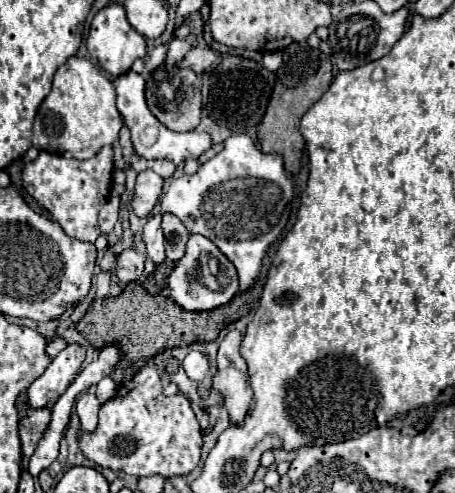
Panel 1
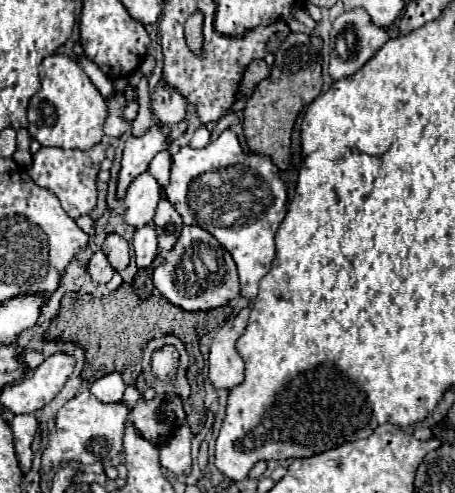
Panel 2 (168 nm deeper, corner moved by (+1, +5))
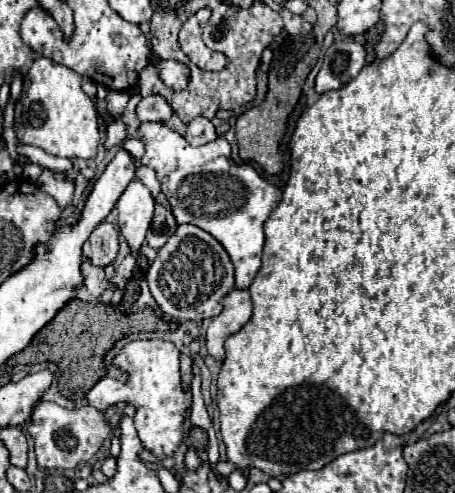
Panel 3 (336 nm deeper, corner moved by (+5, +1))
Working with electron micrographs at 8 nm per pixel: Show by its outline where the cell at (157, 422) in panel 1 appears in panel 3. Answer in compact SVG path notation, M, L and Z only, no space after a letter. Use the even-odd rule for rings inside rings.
M38 400L30 416L28 432L34 440L40 468L76 468L80 462L88 462L98 452L110 430L104 414L92 406L68 410L56 402Z

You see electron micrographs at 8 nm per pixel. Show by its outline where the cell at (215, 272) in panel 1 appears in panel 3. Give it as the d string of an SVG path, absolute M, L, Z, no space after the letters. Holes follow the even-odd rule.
M180 224L176 228L176 232L168 238L168 242L158 250L156 260L150 264L150 268L146 272L146 282L148 282L148 288L154 296L154 300L160 306L160 310L168 318L176 318L182 322L184 320L202 322L204 318L212 318L214 314L218 314L218 310L222 310L220 298L226 296L230 290L234 290L234 266L232 266L226 250L222 248L222 244L212 234L208 234L206 230L202 230L194 224Z

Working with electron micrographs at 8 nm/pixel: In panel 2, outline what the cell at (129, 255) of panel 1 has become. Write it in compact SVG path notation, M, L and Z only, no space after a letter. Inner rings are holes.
M108 234L108 238L102 244L104 254L108 256L108 262L114 266L116 272L122 272L130 264L130 244L120 234Z

